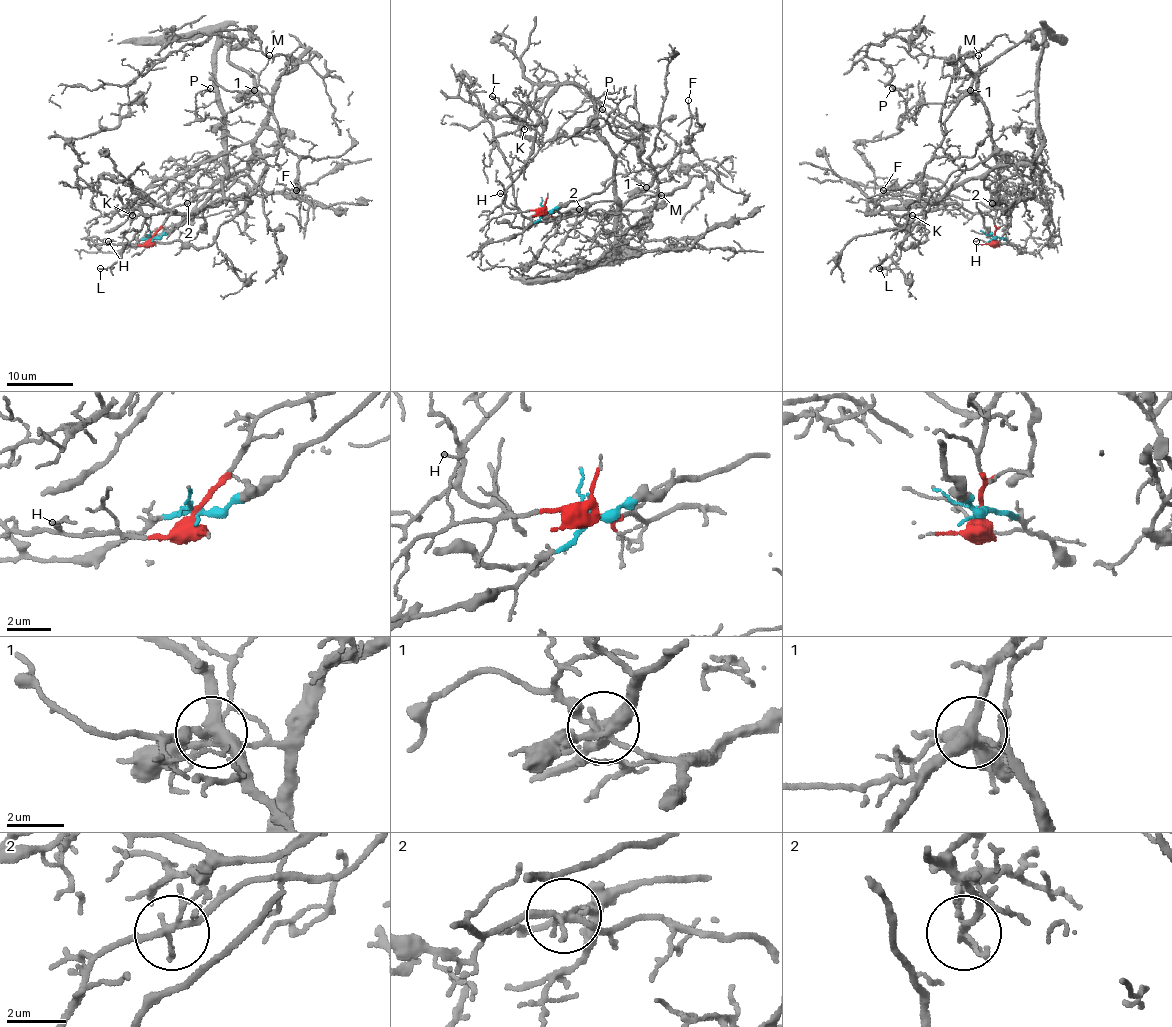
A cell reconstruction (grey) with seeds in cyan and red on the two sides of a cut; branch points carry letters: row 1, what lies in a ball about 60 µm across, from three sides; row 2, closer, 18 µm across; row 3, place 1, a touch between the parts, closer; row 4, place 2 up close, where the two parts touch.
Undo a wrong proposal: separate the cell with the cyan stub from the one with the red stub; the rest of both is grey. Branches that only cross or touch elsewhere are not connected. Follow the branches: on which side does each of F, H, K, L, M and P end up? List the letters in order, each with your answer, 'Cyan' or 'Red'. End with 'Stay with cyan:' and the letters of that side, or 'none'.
F: Cyan
H: Red
K: Cyan
L: Cyan
M: Red
P: Cyan
Stay with cyan: F, K, L, P

